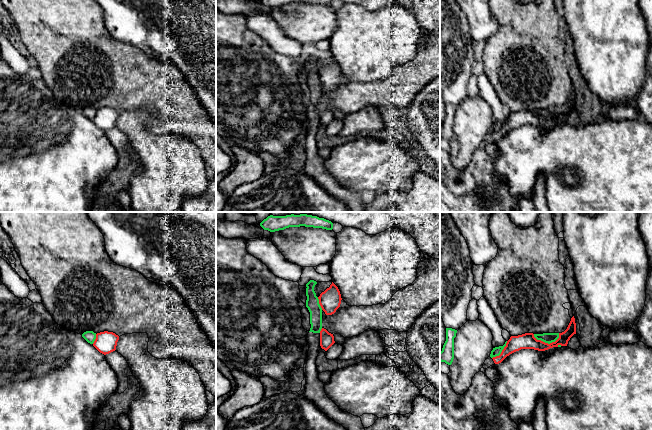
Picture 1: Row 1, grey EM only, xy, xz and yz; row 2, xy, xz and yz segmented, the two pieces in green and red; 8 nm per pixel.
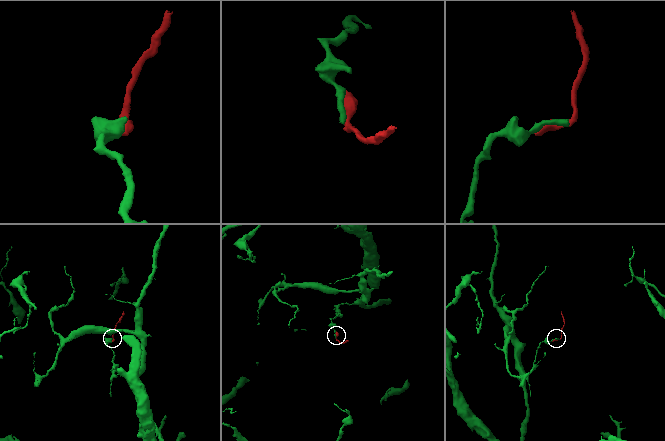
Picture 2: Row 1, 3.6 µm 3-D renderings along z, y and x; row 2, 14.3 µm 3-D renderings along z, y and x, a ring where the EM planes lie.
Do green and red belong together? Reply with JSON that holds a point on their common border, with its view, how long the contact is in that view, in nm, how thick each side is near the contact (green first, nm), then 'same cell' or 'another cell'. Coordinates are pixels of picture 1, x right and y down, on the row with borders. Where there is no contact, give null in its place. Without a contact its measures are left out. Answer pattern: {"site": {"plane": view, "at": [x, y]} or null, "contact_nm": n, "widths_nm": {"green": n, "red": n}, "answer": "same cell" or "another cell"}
{"site": {"plane": "yz", "at": [546, 342]}, "contact_nm": 220, "widths_nm": {"green": 80, "red": 130}, "answer": "another cell"}

